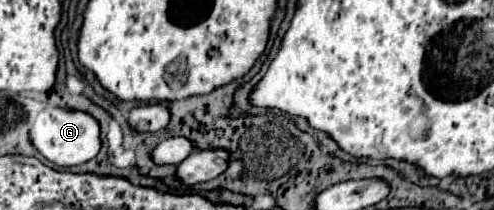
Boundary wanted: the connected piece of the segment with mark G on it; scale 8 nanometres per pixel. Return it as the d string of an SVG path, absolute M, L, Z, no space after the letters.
M47 106L35 120L31 132L29 132L33 146L51 162L57 166L77 166L91 158L95 158L101 150L101 128L99 122L83 112L83 110L71 110L71 108L59 108L59 106Z

